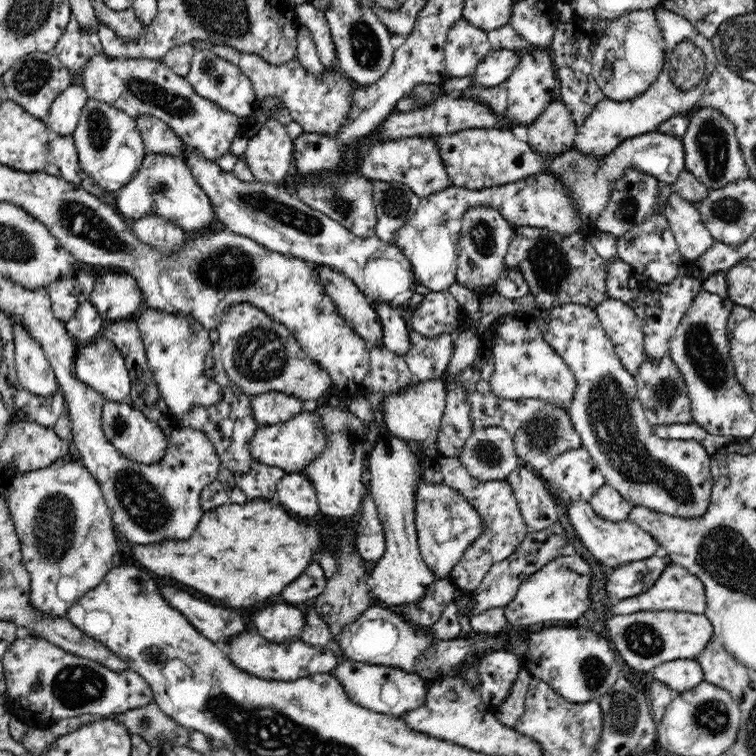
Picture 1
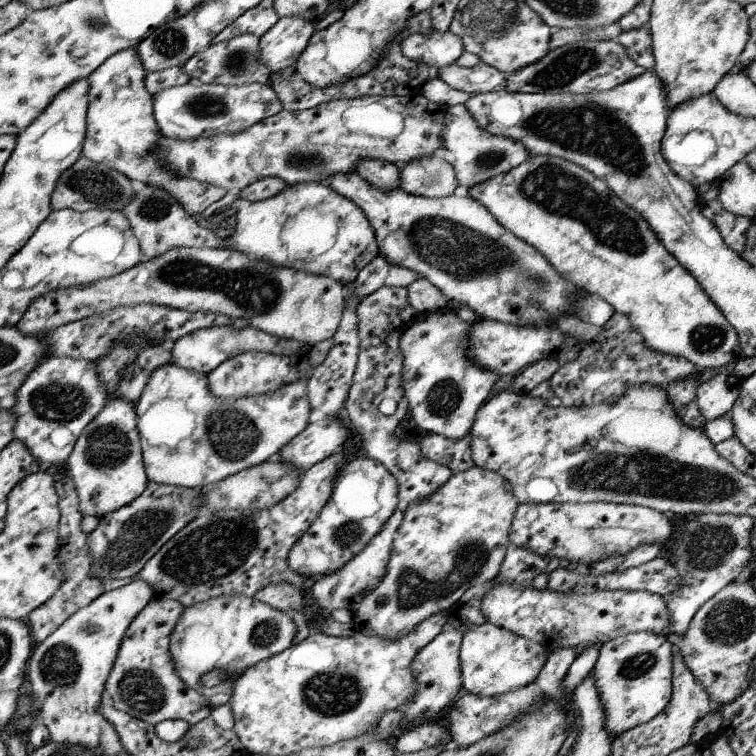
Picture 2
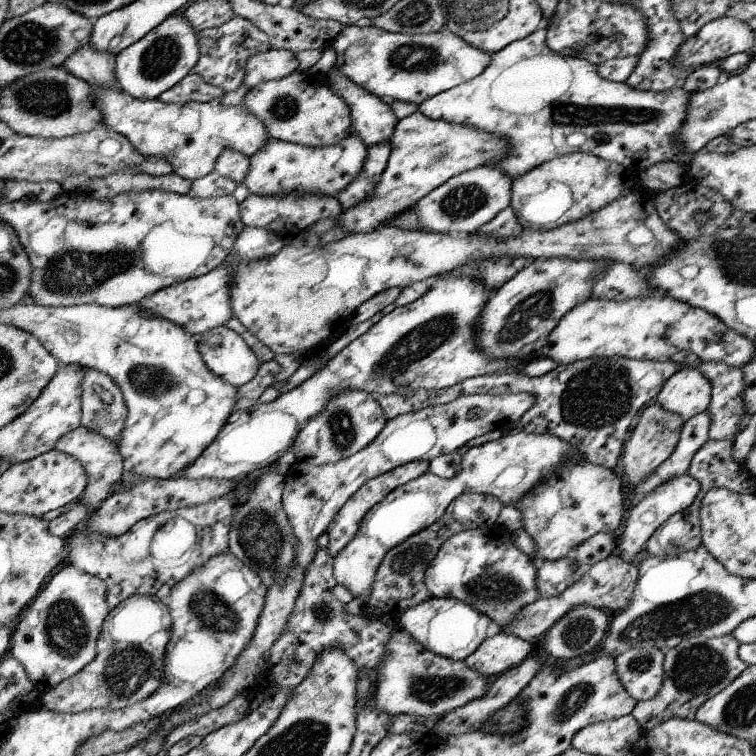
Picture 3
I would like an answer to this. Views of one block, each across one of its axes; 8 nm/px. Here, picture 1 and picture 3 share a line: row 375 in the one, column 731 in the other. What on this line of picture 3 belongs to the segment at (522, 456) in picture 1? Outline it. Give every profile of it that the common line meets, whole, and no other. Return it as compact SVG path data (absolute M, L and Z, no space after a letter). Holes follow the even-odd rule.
M711 441L703 444L691 458L686 475L691 476L700 487L699 497L711 488L724 487L727 491L740 494L754 493L754 480L730 458L732 444L728 441Z

